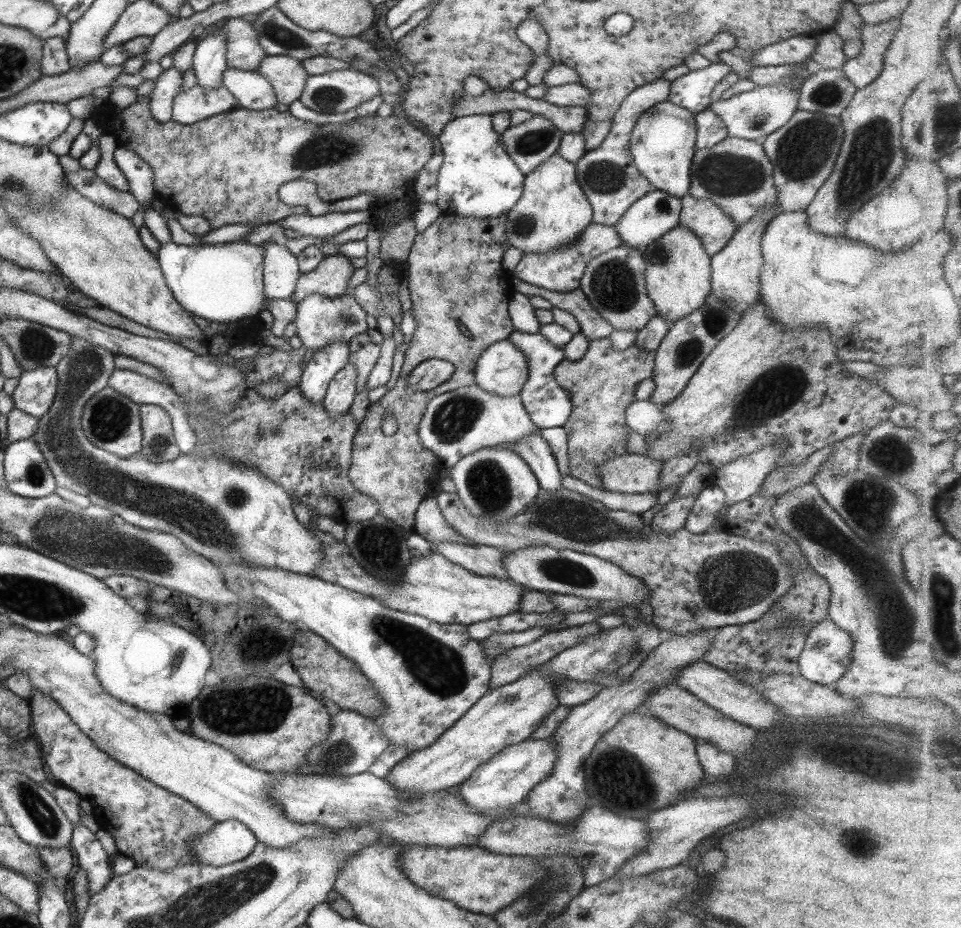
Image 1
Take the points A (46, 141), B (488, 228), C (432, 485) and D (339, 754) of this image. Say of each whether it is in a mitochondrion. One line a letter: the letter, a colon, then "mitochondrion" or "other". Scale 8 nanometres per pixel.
A: other
B: other
C: other
D: mitochondrion

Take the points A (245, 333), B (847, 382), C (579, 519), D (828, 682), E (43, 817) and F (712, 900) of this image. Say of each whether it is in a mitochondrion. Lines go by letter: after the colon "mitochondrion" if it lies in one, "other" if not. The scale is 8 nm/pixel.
A: other
B: other
C: mitochondrion
D: other
E: mitochondrion
F: other

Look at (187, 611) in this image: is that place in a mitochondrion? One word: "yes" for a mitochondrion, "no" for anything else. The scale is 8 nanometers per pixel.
no

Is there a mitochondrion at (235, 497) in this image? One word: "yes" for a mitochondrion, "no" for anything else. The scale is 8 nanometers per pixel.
yes

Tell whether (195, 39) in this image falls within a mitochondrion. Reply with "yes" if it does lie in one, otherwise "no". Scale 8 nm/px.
no

